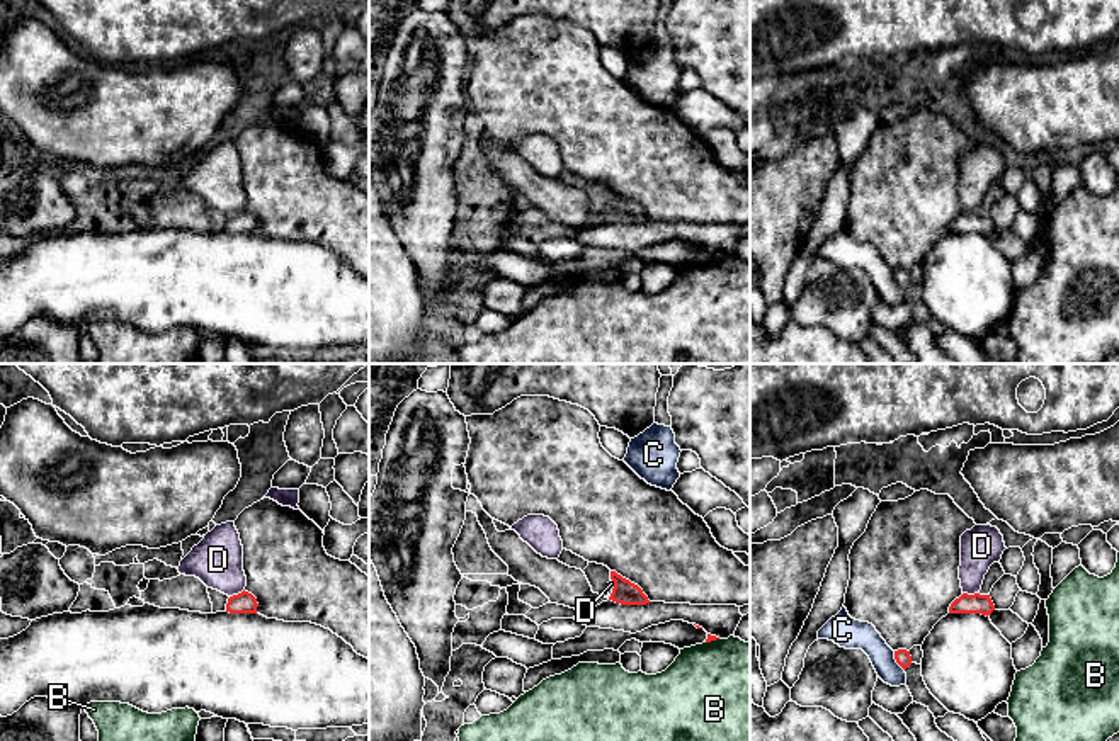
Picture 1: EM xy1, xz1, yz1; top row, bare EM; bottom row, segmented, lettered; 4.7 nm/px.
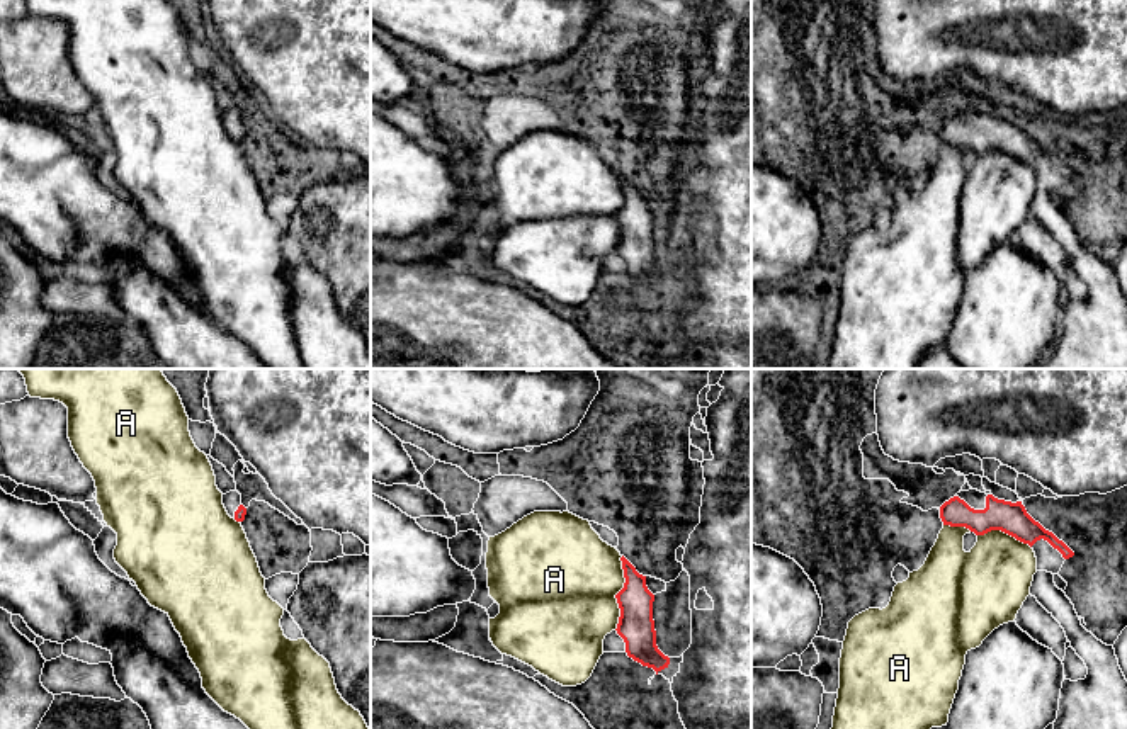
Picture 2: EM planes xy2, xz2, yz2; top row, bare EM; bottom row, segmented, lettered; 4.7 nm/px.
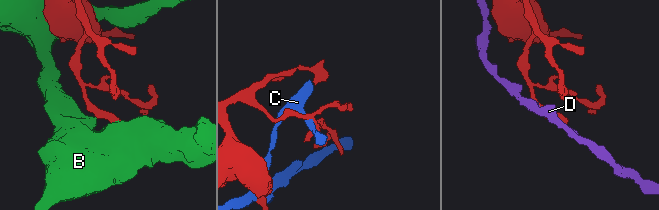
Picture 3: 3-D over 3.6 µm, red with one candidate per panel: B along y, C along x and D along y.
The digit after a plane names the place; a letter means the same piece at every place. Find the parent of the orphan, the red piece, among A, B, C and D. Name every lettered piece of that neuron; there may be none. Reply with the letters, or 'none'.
none

